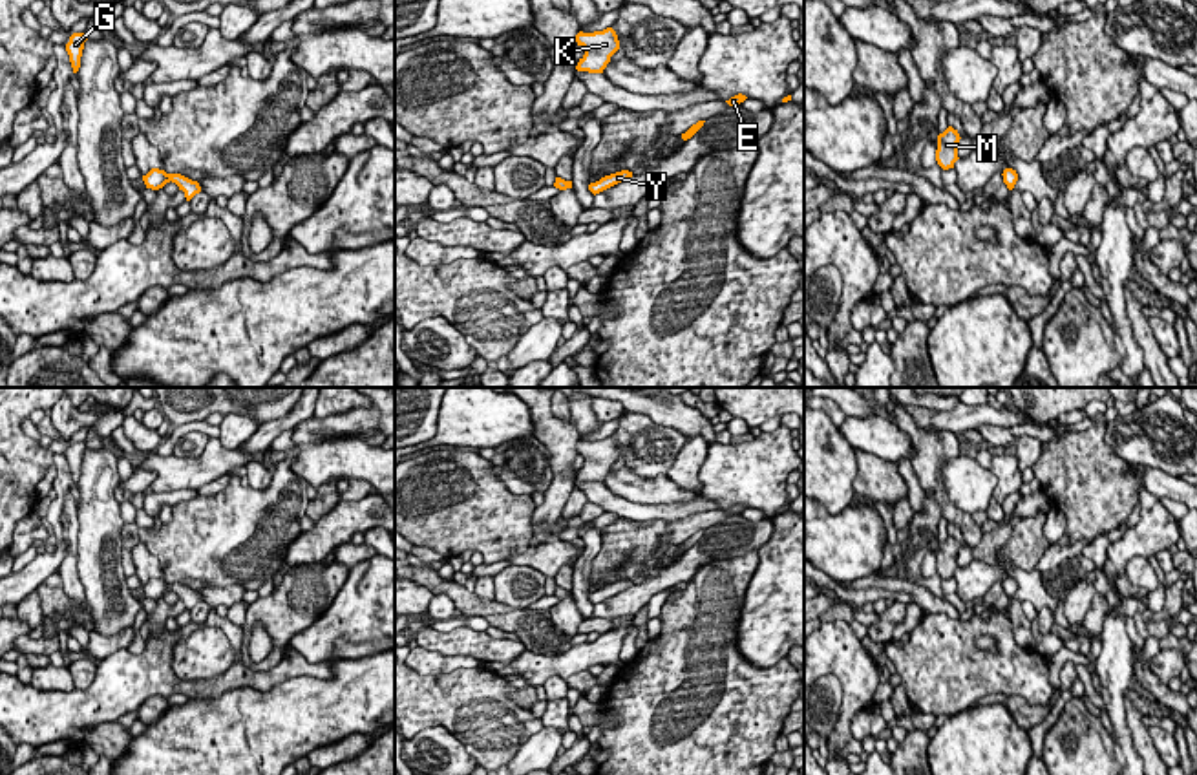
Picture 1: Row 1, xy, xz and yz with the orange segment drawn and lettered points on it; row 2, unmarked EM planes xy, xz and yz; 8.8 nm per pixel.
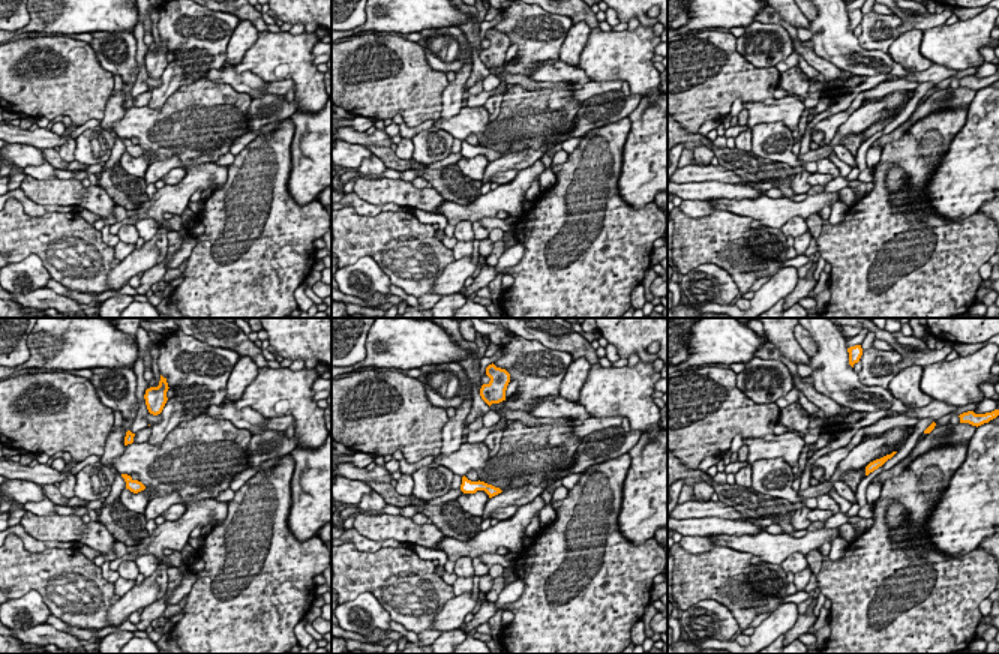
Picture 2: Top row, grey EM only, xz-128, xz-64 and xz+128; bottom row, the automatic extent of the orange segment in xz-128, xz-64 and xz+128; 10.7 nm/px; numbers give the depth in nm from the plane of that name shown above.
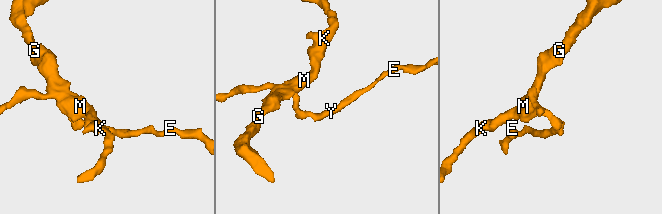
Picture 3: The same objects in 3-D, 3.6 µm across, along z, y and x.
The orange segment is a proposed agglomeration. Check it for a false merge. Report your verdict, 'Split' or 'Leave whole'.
Leave whole

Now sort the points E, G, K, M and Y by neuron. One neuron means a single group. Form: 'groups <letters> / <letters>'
groups E G K M Y

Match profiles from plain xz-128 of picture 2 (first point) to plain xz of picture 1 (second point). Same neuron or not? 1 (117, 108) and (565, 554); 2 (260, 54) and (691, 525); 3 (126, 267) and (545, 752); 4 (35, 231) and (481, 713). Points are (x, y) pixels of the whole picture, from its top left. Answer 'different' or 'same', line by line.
1: different
2: different
3: same
4: same

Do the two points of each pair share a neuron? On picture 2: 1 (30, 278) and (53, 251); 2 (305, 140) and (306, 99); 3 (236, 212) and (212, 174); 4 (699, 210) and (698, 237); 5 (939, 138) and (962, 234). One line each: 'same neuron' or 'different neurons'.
1: different neurons
2: different neurons
3: different neurons
4: different neurons
5: same neuron

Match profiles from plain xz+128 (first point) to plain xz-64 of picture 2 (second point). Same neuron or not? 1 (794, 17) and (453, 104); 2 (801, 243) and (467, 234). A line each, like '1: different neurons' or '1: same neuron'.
1: same neuron
2: different neurons

